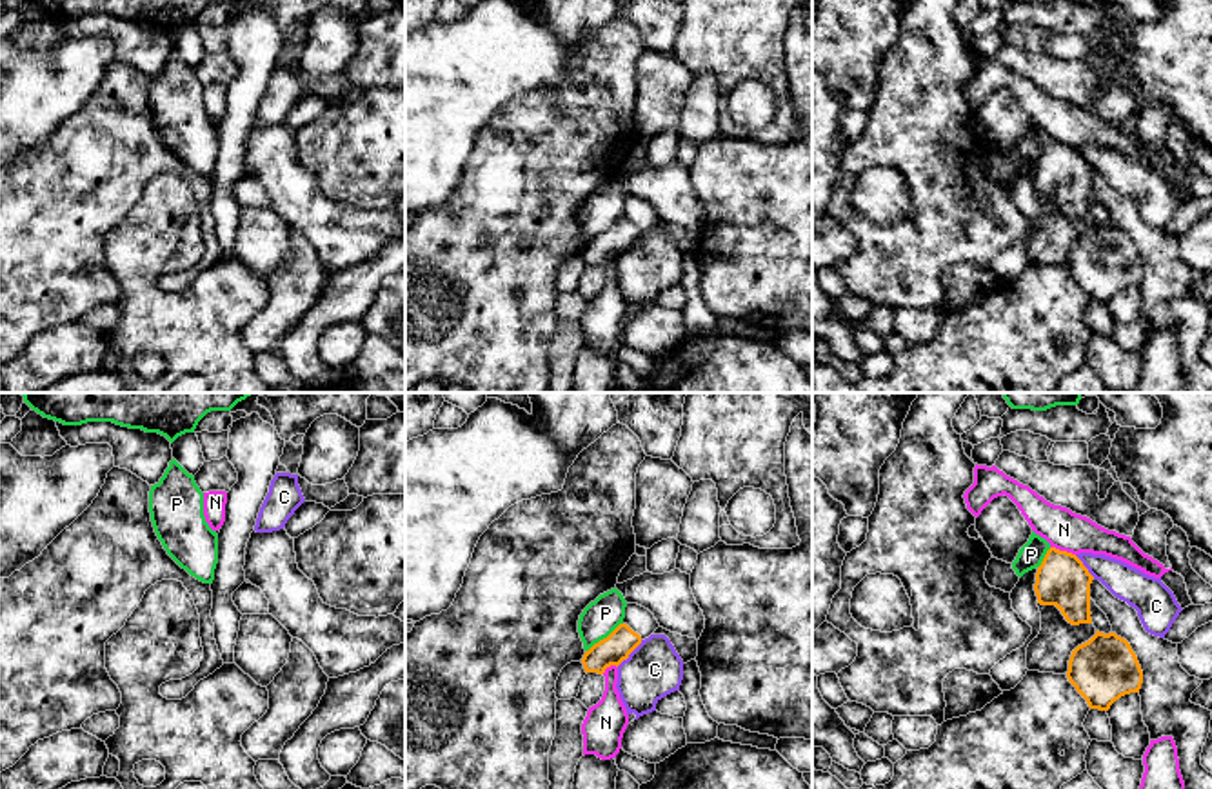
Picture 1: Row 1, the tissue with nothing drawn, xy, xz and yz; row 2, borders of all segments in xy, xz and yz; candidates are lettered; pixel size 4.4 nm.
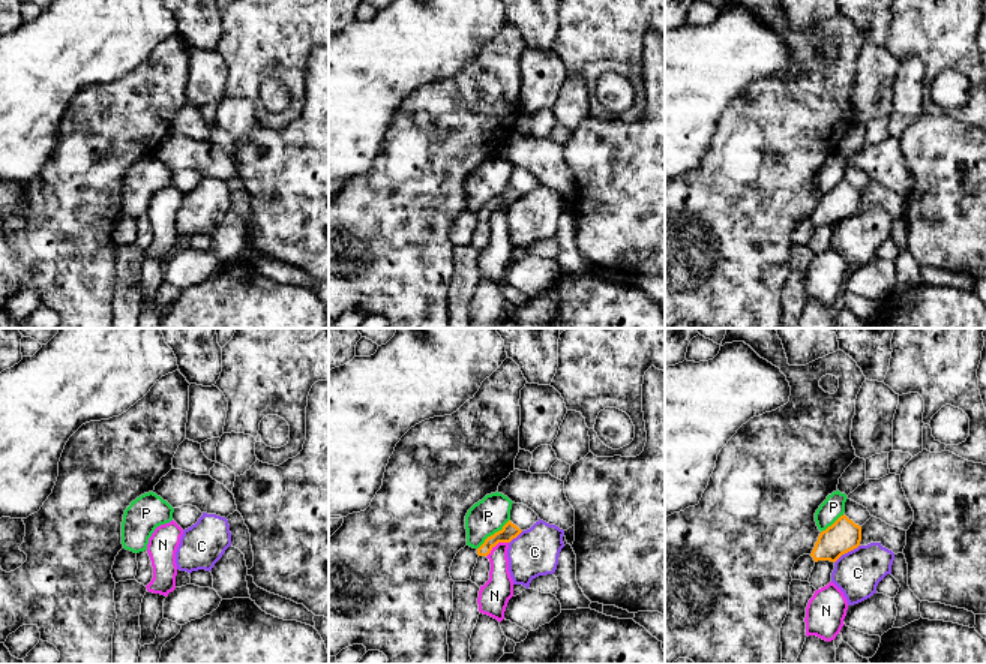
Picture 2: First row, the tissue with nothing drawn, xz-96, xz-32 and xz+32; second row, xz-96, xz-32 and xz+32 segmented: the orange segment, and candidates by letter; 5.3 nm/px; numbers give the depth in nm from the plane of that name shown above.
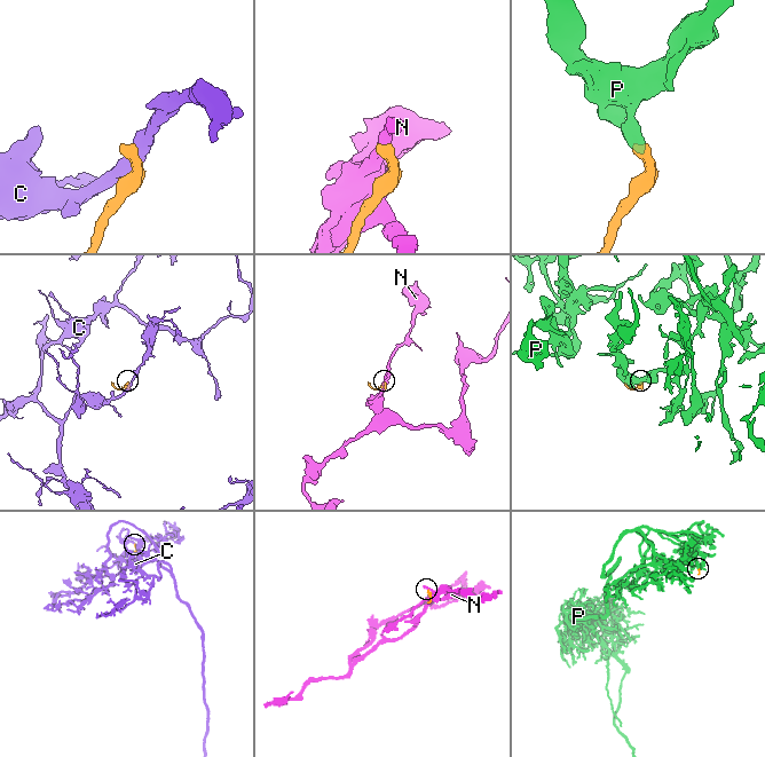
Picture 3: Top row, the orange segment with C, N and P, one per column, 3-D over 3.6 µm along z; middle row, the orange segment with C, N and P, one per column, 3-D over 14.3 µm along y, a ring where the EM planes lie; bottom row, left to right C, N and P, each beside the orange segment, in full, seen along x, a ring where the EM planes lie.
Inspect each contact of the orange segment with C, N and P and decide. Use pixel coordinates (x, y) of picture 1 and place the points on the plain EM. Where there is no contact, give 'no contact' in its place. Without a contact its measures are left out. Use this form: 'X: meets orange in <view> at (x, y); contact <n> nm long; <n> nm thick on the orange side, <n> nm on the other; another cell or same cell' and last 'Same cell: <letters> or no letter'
C: meets orange in xz at (629, 246); contact 170 nm long; 130 nm thick on the orange side, 240 nm on the other; another cell
N: meets orange in yz at (1063, 144); contact 120 nm long; 240 nm thick on the orange side, 180 nm on the other; another cell
P: meets orange in xz at (604, 231); contact 220 nm long; 130 nm thick on the orange side, 160 nm on the other; another cell
Same cell: no letter

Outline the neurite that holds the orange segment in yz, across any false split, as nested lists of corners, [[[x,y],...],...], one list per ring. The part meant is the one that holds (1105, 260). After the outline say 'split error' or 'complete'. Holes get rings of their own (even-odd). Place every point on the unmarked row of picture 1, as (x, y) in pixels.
[[[1096,224],[1072,244],[1067,271],[1090,302],[1108,304],[1121,289],[1139,285],[1143,264],[1125,231]]]; complete

